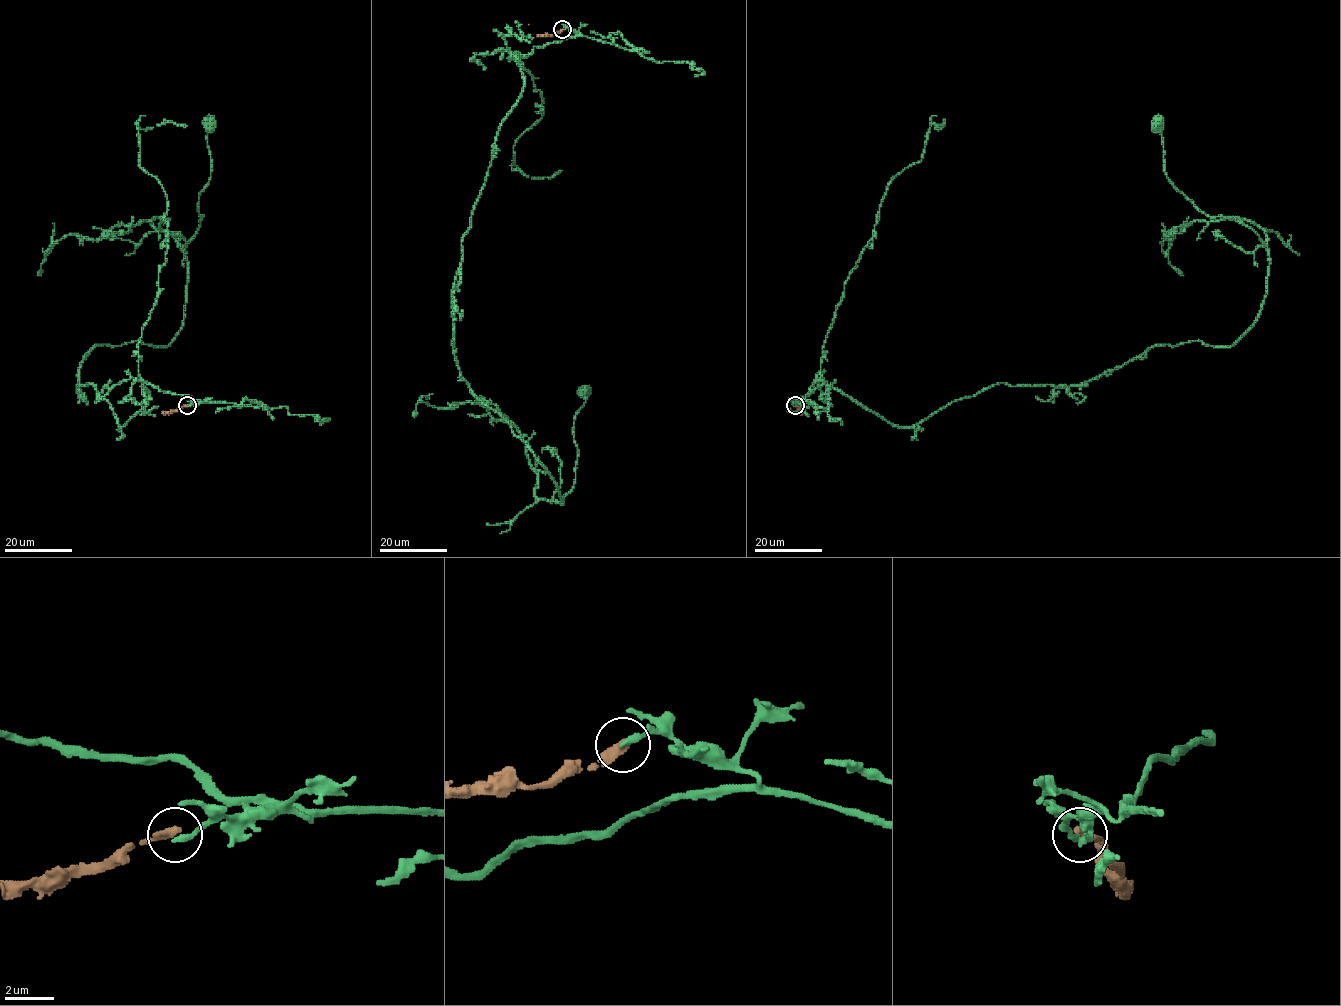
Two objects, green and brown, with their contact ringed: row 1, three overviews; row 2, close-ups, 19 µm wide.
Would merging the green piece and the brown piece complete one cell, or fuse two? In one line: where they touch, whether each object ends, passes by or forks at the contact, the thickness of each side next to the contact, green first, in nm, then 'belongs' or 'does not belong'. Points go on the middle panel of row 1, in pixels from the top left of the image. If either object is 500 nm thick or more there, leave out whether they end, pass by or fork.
place (562, 29); green ends; brown ends; calibres 240 and 360 nm; does not belong

